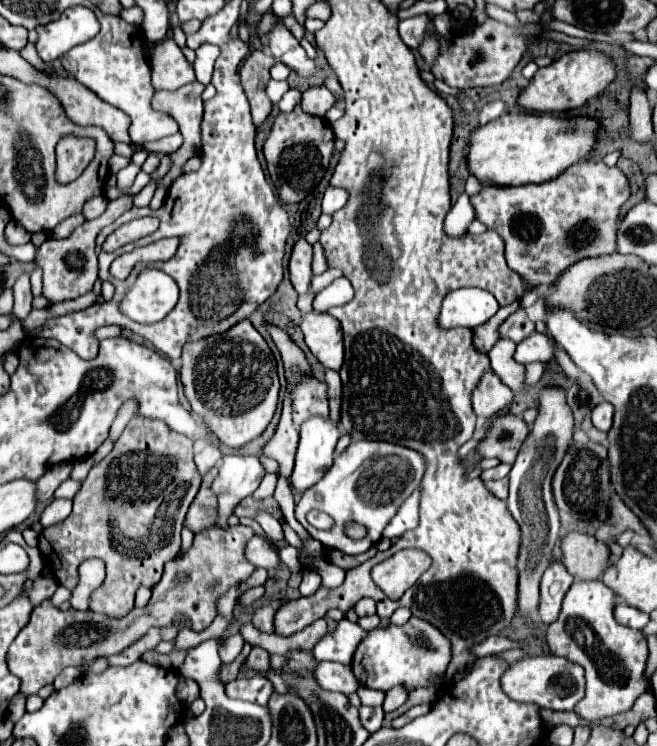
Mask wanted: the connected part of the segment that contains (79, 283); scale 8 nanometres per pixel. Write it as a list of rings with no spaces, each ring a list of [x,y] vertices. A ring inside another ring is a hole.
[[[129,195],[109,201],[106,211],[100,217],[96,217],[94,221],[86,221],[70,237],[66,237],[66,239],[46,239],[40,245],[38,255],[36,255],[36,263],[44,271],[44,295],[52,303],[66,301],[66,299],[76,299],[76,297],[92,291],[92,285],[98,279],[98,255],[94,251],[96,235],[100,233],[100,229],[114,223],[124,211],[133,207],[132,199],[133,196]]]

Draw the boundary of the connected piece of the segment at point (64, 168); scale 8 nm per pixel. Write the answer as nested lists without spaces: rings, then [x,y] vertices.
[[[64,137],[56,145],[56,181],[66,185],[74,181],[94,157],[94,141],[80,137]]]

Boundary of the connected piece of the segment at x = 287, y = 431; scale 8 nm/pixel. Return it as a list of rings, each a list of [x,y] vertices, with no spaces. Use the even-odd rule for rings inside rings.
[[[286,391],[284,407],[282,407],[282,419],[278,423],[278,429],[276,429],[274,437],[264,447],[264,453],[280,463],[278,475],[284,475],[284,477],[292,475],[296,445],[298,445],[298,429],[292,423],[292,407],[290,407],[288,391]]]

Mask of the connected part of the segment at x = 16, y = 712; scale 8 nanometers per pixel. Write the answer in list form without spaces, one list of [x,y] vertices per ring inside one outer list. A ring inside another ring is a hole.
[[[18,693],[14,699],[12,699],[12,703],[10,703],[10,707],[8,707],[8,711],[10,711],[10,719],[12,721],[18,721],[22,715],[24,715],[24,701],[26,701],[26,697],[22,695],[22,693]]]

